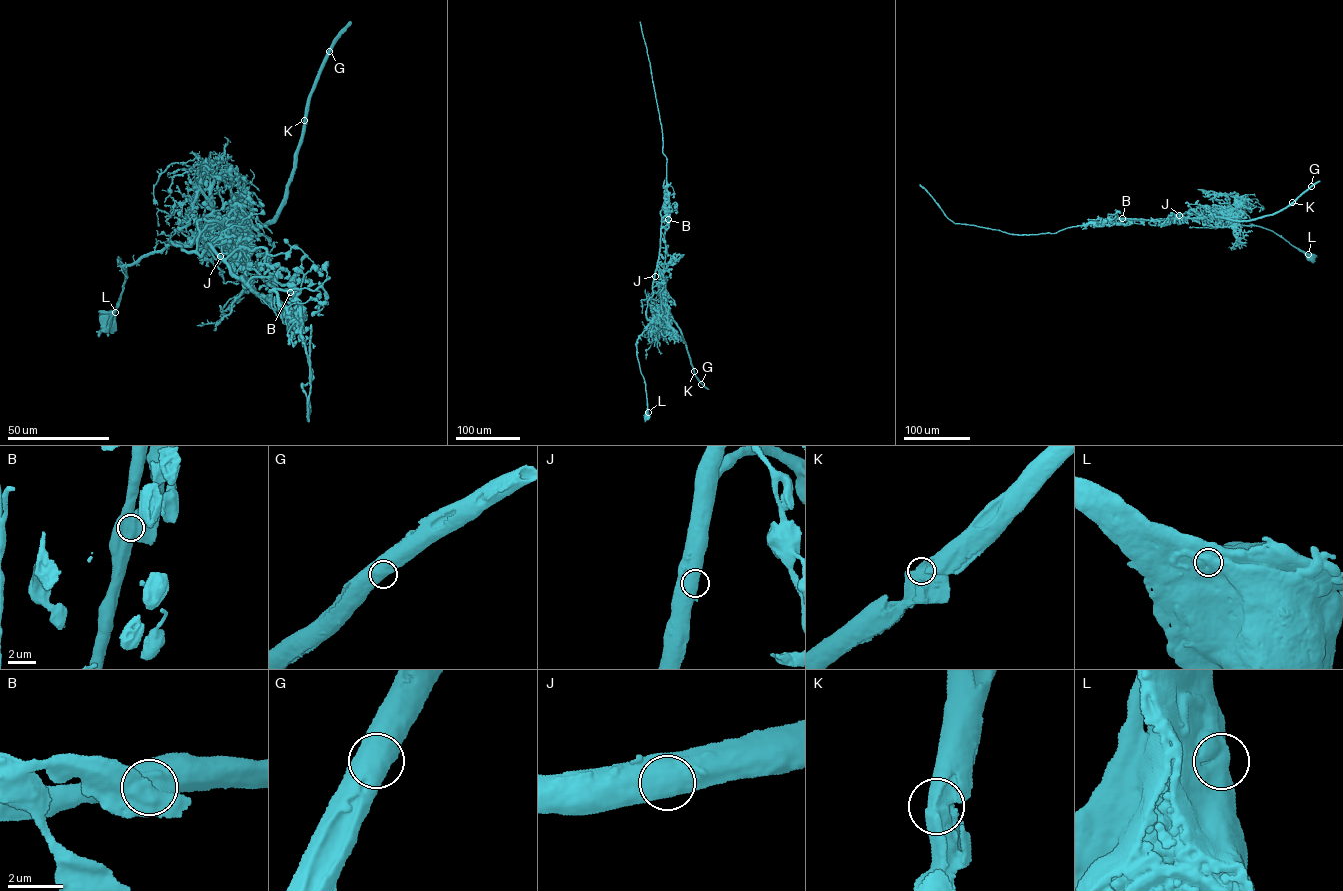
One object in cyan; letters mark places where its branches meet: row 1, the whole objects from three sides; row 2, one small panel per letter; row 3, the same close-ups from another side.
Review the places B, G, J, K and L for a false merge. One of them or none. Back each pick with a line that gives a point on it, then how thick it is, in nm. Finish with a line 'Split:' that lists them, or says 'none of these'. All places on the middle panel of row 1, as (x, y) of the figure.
B: (668, 219) | 1250 nm
Split: B

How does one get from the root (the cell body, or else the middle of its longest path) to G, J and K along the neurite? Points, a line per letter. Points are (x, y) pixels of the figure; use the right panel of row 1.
G: (1311, 257), (1270, 230), (1223, 219), (1219, 209), (1224, 218), (1252, 219), (1281, 211), (1311, 186)
J: (1311, 257), (1273, 231), (1259, 226), (1238, 225), (1218, 215), (1199, 217), (1189, 212), (1179, 215)
K: (1311, 257), (1270, 230), (1238, 225), (1220, 215), (1219, 209), (1224, 218), (1247, 220), (1278, 212), (1292, 203)

